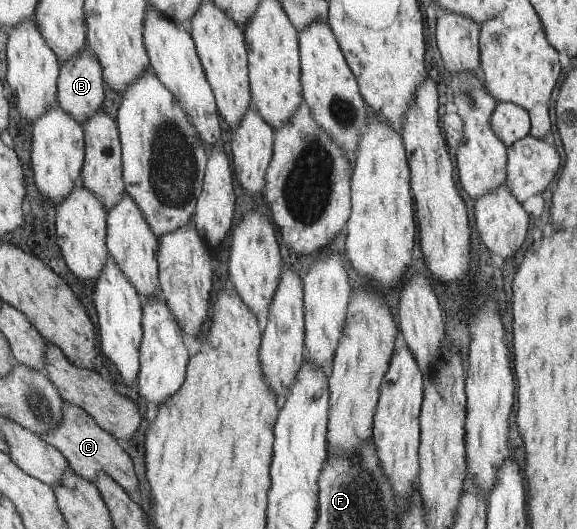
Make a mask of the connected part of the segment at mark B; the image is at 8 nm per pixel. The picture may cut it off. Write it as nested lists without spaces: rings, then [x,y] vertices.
[[[84,49],[71,61],[65,61],[58,78],[59,108],[82,125],[103,102],[102,67],[89,50]]]

